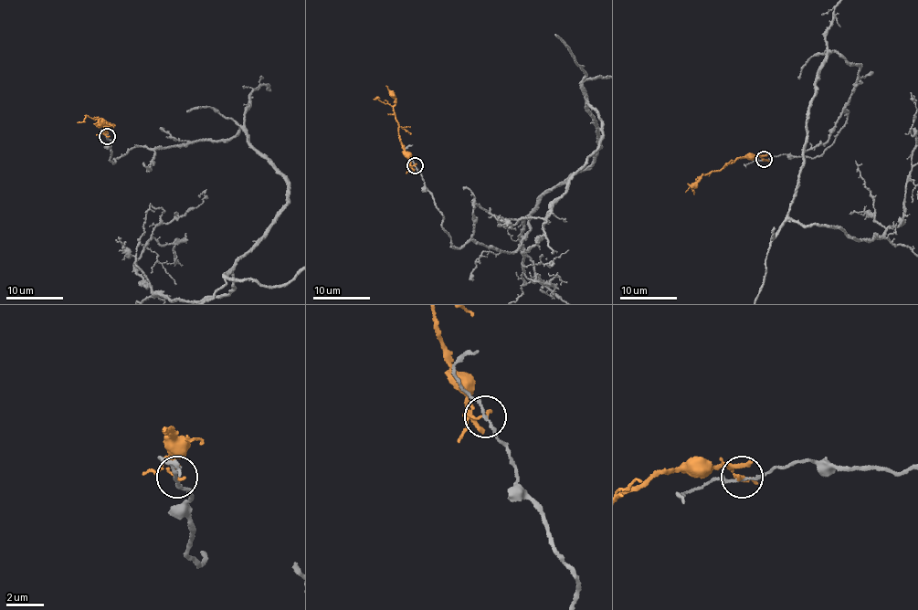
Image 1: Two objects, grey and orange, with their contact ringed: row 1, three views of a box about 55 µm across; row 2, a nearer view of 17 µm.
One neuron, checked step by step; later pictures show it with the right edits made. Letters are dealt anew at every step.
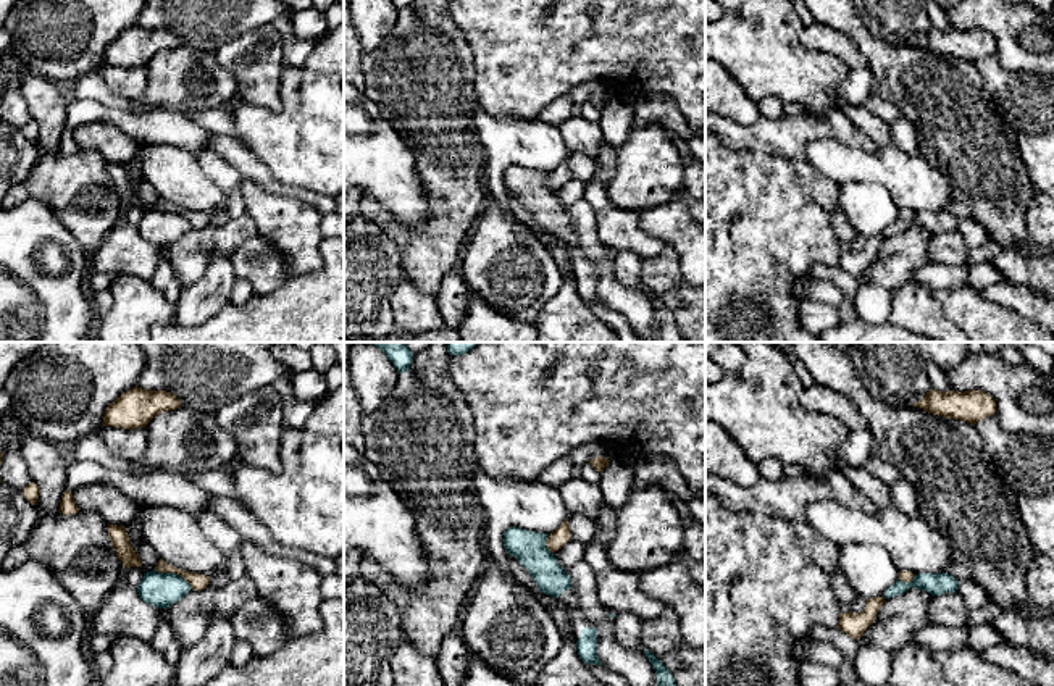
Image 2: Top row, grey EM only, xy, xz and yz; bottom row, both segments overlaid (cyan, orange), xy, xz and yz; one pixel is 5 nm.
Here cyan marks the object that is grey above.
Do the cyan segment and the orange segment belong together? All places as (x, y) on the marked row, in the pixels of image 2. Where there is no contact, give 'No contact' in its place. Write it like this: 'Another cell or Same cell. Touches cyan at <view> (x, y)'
Another cell. Touches cyan at xy (175, 573)

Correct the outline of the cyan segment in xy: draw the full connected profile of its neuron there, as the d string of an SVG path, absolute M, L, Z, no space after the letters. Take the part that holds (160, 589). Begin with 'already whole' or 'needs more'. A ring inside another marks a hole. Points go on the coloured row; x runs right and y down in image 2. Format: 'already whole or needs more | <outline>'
already whole | M157 570L144 573L137 592L140 599L153 607L166 609L182 599L190 584L176 573L158 573Z

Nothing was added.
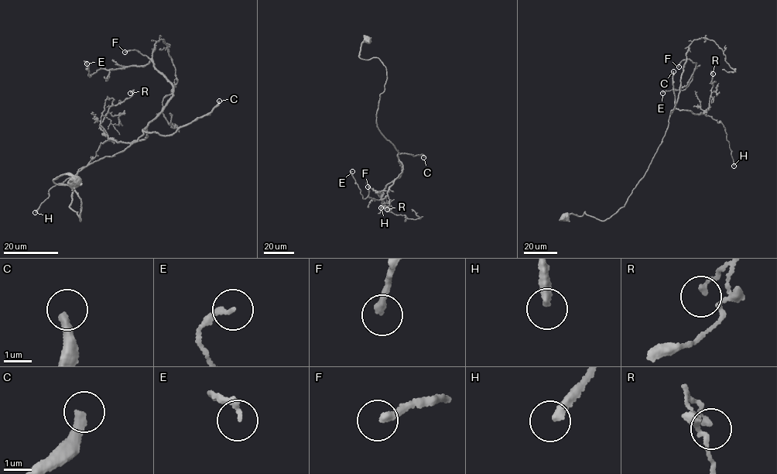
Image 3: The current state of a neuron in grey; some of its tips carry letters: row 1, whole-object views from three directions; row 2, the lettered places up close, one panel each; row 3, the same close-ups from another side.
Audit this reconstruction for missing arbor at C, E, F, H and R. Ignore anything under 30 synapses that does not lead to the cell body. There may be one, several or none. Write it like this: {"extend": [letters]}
{"extend": ["C", "F"]}

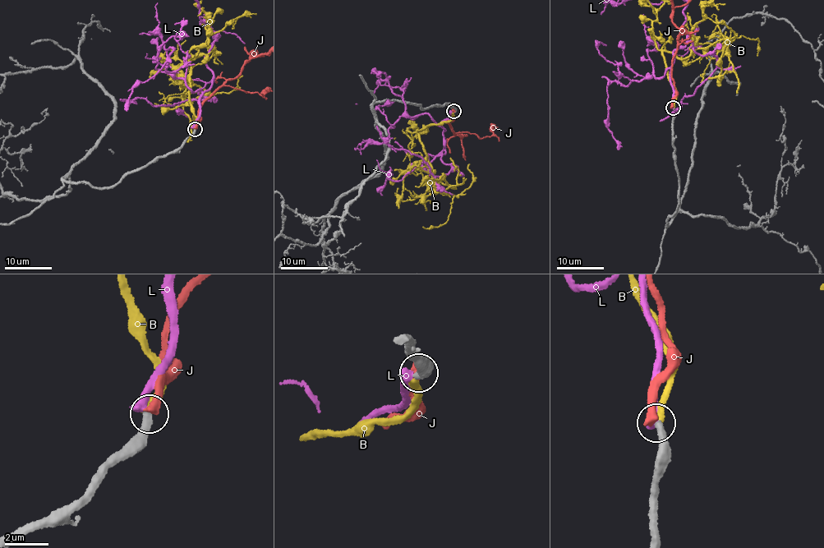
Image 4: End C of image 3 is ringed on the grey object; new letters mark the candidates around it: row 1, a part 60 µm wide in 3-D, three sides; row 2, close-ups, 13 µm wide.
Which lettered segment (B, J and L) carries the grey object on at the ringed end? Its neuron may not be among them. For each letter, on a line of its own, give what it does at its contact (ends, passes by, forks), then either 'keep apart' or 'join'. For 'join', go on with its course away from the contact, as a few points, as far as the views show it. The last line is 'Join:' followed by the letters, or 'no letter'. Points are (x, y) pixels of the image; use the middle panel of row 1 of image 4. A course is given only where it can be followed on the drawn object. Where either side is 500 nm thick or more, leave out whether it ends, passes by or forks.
B: it ends | keep apart
J: it ends | keep apart
L: it ends | keep apart
Join: no letter

